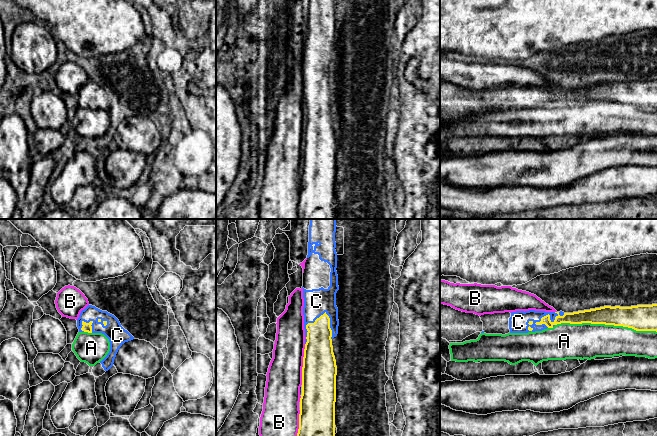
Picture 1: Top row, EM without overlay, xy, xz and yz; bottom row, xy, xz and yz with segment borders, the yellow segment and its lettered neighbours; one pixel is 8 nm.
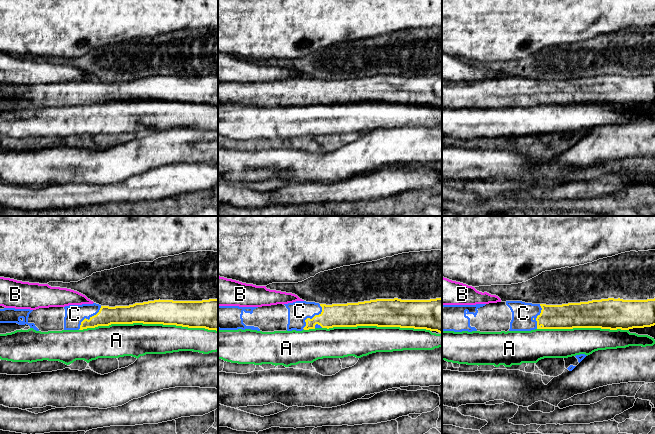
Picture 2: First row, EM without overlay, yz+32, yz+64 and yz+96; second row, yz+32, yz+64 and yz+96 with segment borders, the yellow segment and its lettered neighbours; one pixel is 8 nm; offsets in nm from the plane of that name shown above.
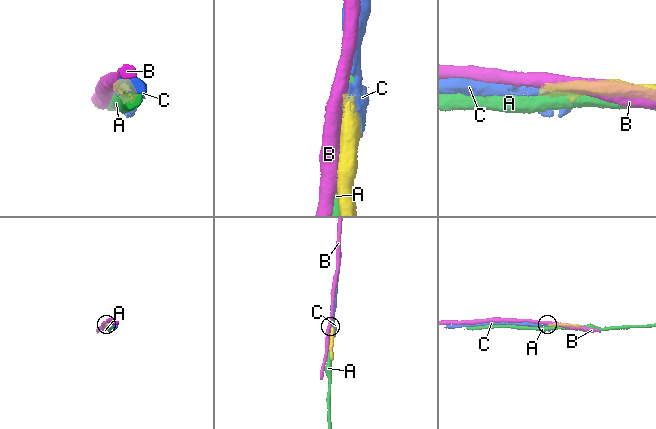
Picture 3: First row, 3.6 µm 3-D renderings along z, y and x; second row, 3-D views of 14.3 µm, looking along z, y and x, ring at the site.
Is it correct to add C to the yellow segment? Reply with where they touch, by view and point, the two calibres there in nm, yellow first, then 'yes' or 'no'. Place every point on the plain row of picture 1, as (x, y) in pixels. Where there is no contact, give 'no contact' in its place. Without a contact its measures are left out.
yz (546, 91) | 100/160 nm | yes

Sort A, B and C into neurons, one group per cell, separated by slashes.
A / B / C

